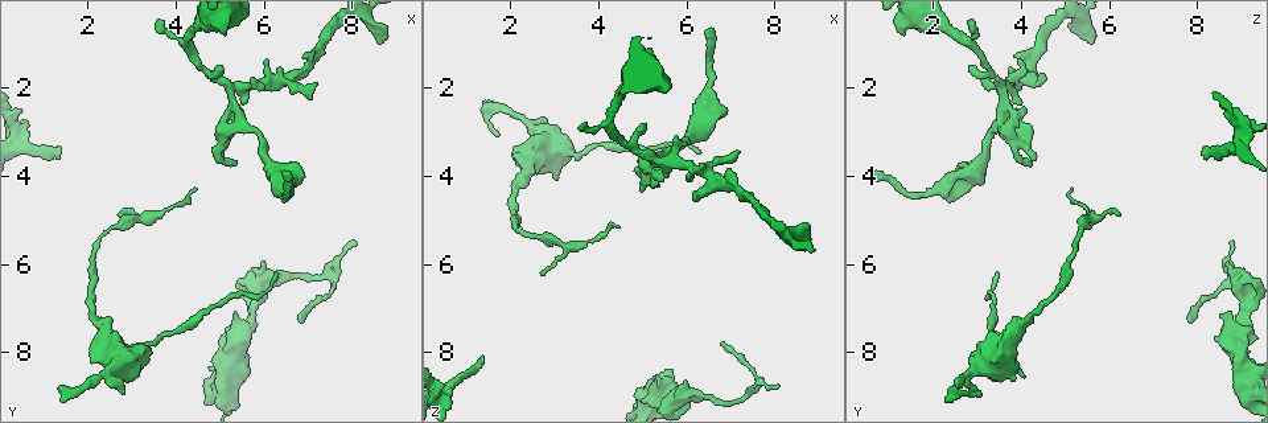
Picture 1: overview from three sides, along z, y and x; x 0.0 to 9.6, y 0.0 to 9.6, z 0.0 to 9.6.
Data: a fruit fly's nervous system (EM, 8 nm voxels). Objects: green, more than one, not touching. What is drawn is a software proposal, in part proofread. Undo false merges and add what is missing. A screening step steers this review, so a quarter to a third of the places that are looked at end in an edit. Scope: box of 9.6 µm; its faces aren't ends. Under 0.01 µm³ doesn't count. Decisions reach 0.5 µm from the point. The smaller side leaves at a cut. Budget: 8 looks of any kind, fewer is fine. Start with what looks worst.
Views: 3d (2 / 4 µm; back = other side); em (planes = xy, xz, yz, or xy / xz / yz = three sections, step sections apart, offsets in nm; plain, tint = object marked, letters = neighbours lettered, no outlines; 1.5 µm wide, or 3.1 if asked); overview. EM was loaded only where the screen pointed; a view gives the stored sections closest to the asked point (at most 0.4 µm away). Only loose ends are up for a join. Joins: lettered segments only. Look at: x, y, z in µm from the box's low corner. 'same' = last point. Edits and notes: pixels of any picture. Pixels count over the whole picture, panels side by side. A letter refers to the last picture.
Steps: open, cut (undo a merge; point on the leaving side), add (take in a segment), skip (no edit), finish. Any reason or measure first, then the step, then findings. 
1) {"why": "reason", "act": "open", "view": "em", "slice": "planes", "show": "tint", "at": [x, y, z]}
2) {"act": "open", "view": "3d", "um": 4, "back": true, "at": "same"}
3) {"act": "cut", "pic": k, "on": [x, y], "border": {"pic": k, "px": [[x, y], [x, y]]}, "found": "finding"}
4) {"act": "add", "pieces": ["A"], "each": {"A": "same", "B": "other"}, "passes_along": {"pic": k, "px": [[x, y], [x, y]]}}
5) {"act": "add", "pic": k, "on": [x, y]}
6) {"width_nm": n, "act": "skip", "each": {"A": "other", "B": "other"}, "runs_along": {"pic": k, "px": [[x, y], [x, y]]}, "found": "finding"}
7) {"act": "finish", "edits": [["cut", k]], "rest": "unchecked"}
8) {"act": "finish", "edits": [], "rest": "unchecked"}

{"why": "free end", "act": "open", "view": "3d", "um": 4, "at": [1.40, 3.45, 8.10]}

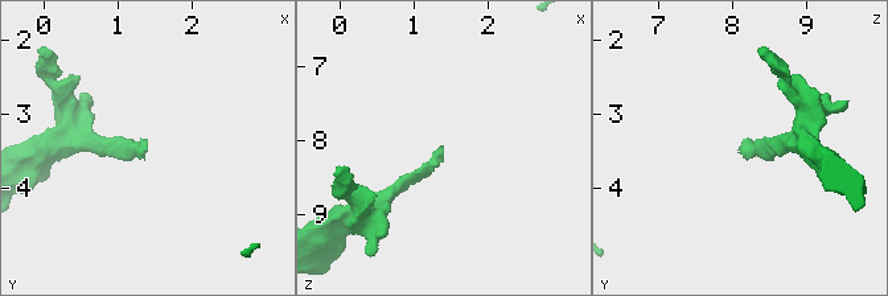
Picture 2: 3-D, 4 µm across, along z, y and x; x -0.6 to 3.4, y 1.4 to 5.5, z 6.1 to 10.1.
{"why": "shape alone is not enough", "act": "open", "view": "em", "slice": "yz", "step": 8, "show": "letters", "at": [1.40, 3.45, 8.10]}

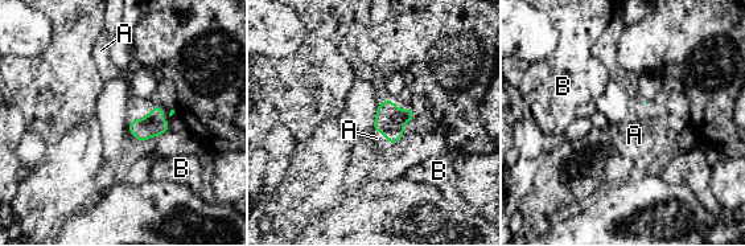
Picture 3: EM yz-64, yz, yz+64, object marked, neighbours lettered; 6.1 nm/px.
{"why": "cut it another way", "act": "open", "view": "em", "slice": "planes", "show": "letters", "at": "same"}

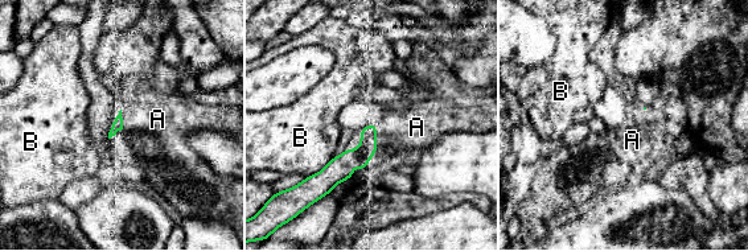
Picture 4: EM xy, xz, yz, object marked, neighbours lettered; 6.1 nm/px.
{"act": "add", "pieces": ["A"], "each": {"A": "same", "B": "other"}, "found": "the neuron continues"}

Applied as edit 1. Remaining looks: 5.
{"why": "tapers out", "act": "open", "view": "3d", "um": 2, "at": [6.50, 3.90, 0.65]}

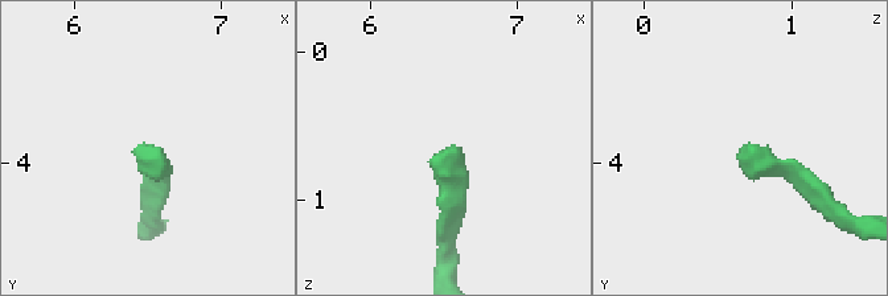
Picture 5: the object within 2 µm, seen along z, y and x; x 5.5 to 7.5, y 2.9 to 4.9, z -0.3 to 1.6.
{"why": "now the EM", "act": "open", "view": "em", "slice": "xy", "step": 4, "show": "tint", "at": [6.56, 3.92, 0.64]}

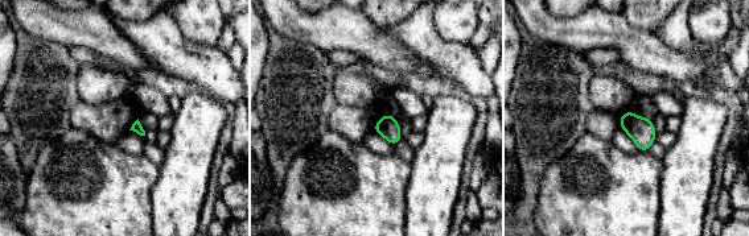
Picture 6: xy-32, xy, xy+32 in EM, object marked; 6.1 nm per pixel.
{"why": "cut it another way", "act": "open", "view": "em", "slice": "planes", "show": "letters", "at": "same"}

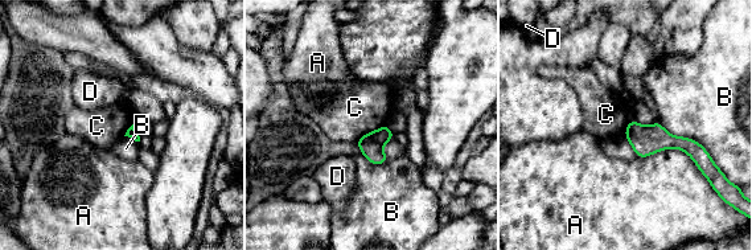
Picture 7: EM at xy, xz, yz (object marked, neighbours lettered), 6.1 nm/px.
{"act": "skip", "each": {"A": "other", "B": "other", "C": "other", "D": "other"}, "runs_along": {"pic": 7, "px": [[628, 132], [701, 150]]}, "found": "none of them fits"}

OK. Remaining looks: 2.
{"why": "tapers out", "act": "open", "view": "em", "slice": "yz", "step": 8, "show": "tint", "at": [2.70, 4.85, 6.25]}

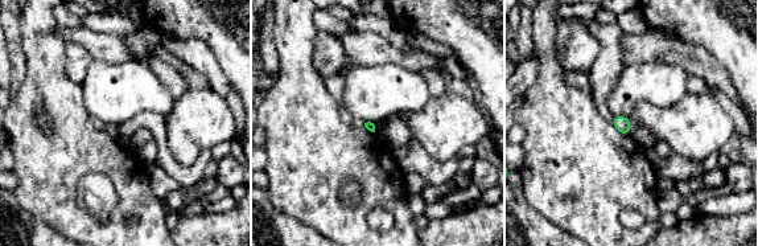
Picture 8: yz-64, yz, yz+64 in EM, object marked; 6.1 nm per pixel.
{"act": "open", "view": "em", "slice": "xy", "step": 8, "show": "letters", "at": "same"}

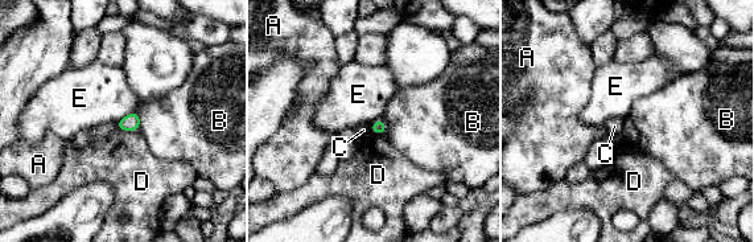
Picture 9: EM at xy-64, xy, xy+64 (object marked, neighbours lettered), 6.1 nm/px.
{"act": "skip", "each": {"A": "other", "B": "other", "C": "other", "D": "other", "E": "other"}, "border": {"pic": 9, "px": [[136, 109], [116, 123]]}, "found": "no lettered segment goes on from it"}

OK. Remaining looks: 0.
{"act": "finish", "edits": [["add", 4]], "rest": "unchecked"}

